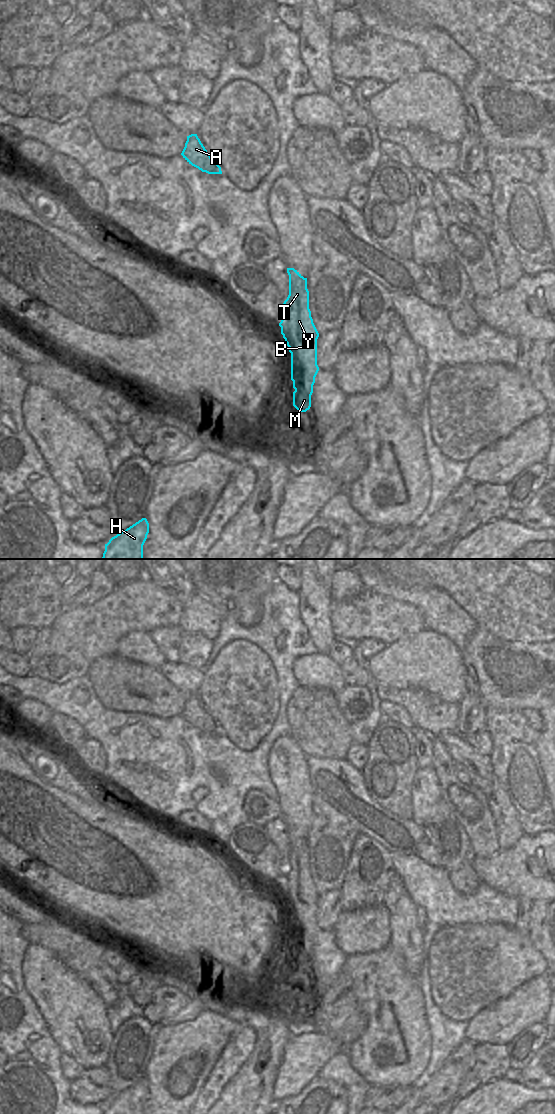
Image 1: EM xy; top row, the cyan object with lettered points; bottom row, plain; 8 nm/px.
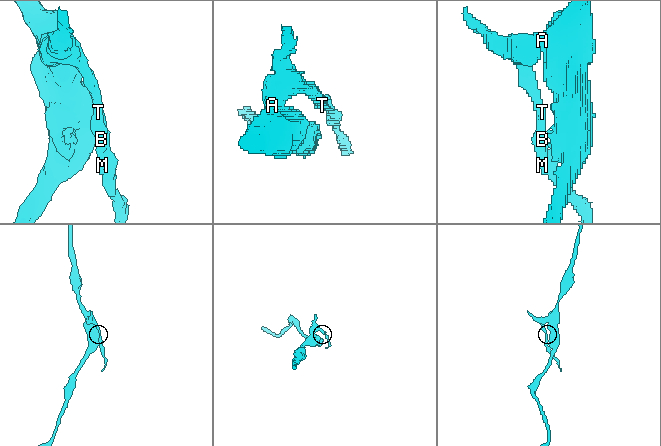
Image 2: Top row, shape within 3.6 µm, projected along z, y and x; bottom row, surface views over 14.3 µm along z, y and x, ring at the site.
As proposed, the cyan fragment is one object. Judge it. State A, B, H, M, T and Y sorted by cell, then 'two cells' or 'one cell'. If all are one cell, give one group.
A B M T Y / H | two cells

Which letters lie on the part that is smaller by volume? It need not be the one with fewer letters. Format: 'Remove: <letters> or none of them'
Remove: A, B, M, T, Y

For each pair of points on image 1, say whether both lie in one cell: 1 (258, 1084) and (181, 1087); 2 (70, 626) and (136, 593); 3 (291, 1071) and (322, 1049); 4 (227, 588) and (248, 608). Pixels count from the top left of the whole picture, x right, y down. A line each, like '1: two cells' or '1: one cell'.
1: two cells
2: one cell
3: one cell
4: two cells

